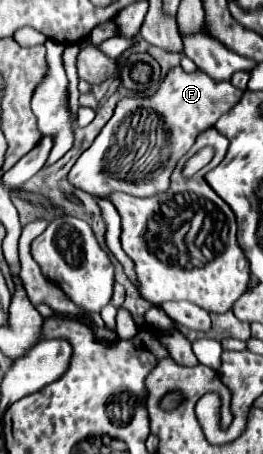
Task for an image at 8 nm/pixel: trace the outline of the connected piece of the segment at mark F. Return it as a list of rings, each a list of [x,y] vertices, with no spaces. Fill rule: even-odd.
[[[182,66],[172,68],[152,96],[122,98],[118,102],[114,116],[96,136],[94,144],[72,166],[68,182],[94,198],[108,198],[112,192],[126,192],[138,198],[166,192],[172,170],[192,148],[198,134],[212,128],[242,94],[230,82],[216,82],[202,70],[186,74]],[[160,118],[168,130],[170,156],[160,156]]]

